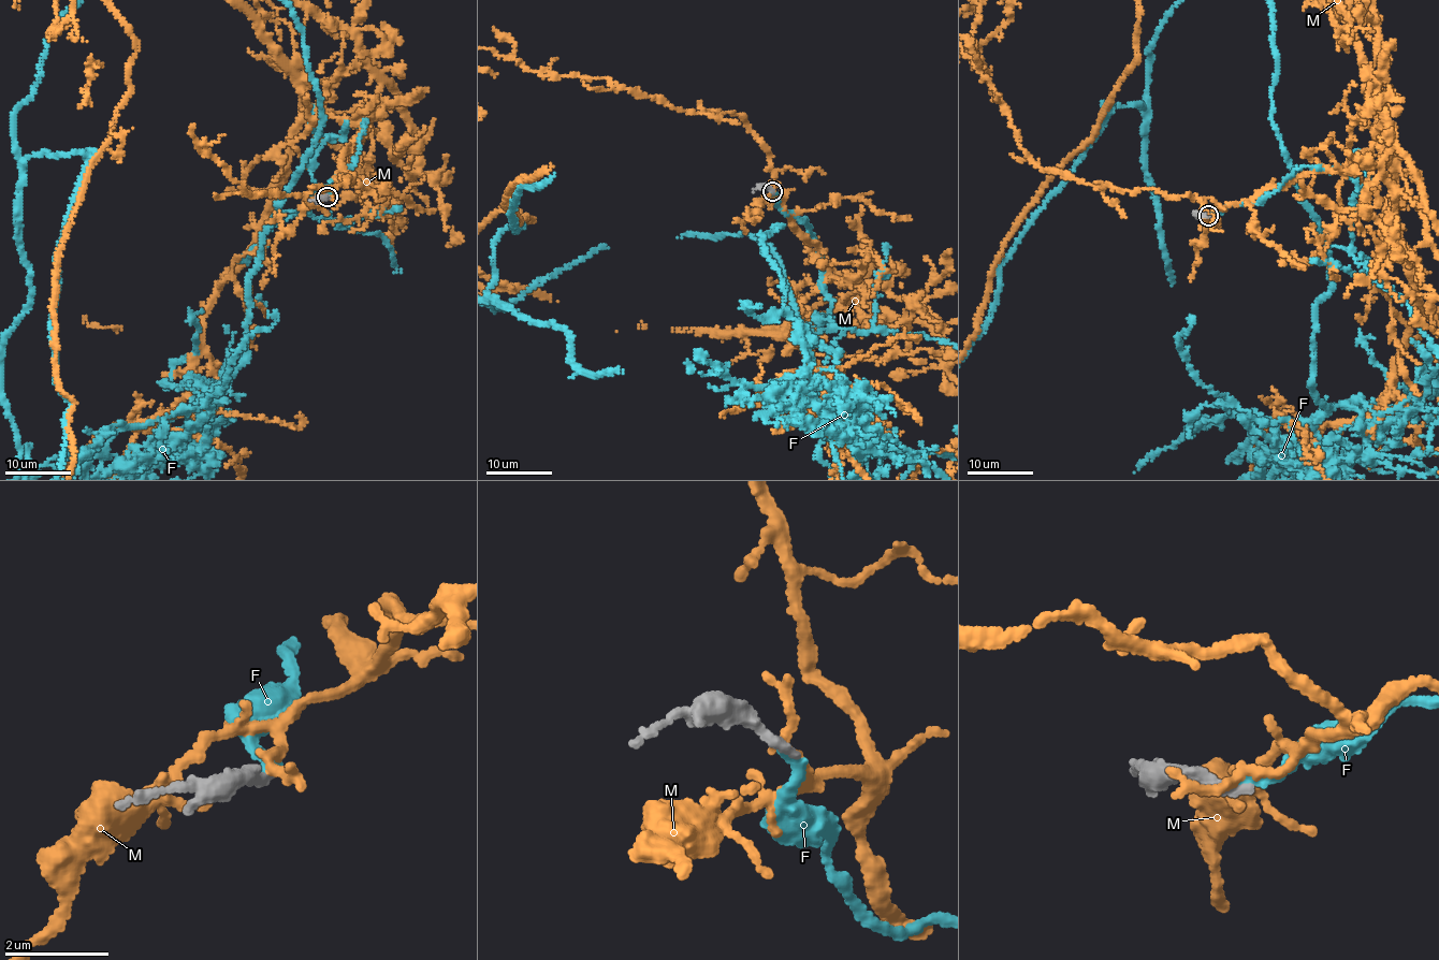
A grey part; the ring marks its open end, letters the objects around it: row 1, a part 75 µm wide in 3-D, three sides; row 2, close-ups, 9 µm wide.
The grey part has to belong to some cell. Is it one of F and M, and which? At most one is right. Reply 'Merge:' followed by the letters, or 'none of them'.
Merge: F

